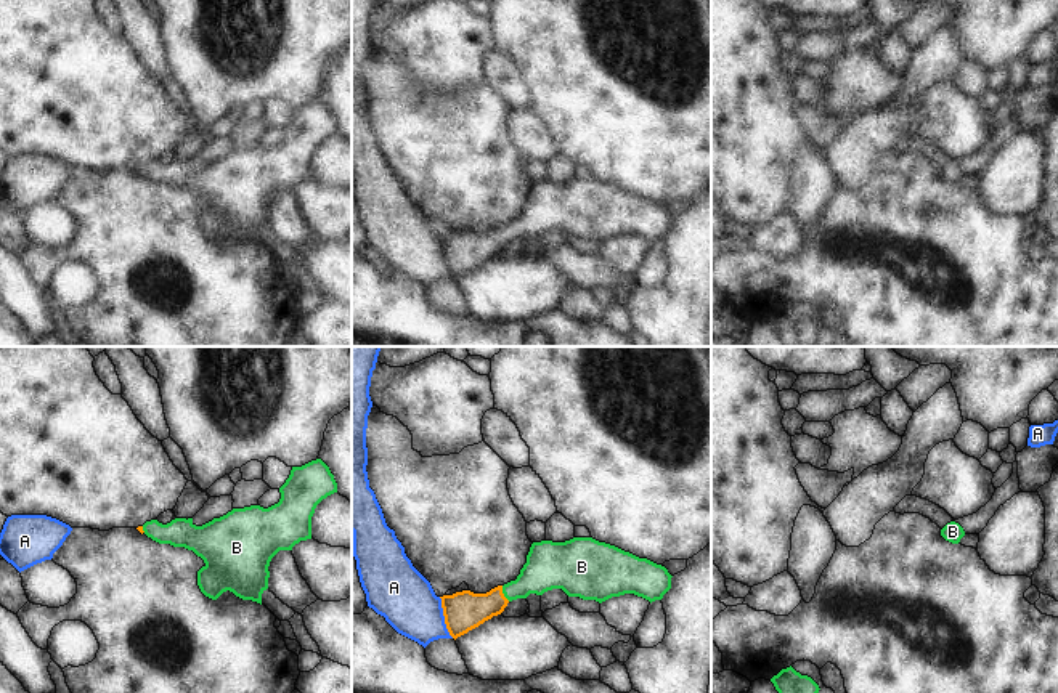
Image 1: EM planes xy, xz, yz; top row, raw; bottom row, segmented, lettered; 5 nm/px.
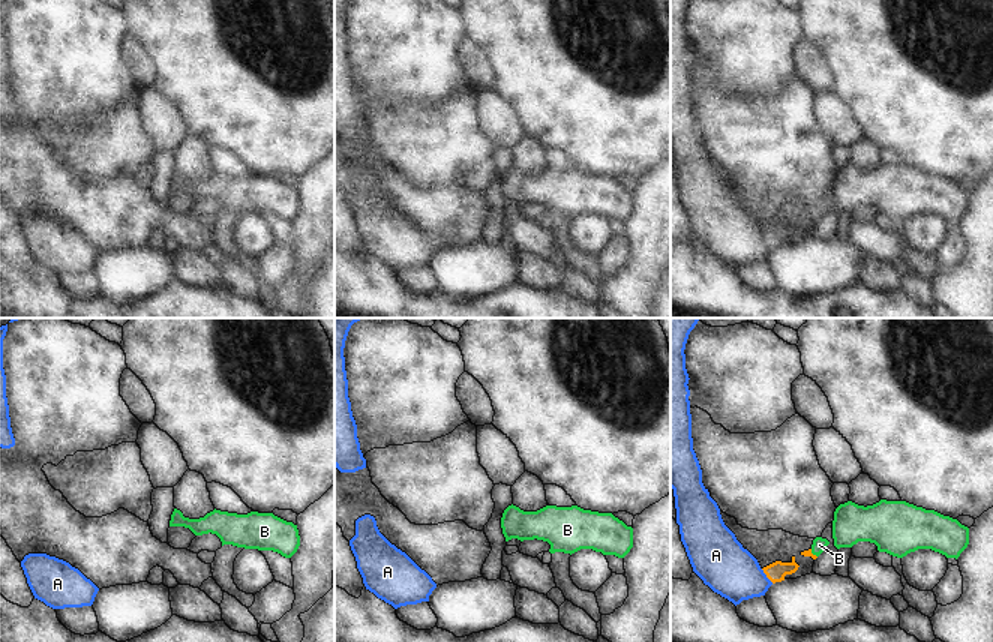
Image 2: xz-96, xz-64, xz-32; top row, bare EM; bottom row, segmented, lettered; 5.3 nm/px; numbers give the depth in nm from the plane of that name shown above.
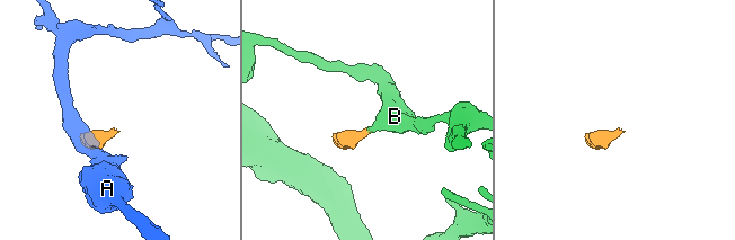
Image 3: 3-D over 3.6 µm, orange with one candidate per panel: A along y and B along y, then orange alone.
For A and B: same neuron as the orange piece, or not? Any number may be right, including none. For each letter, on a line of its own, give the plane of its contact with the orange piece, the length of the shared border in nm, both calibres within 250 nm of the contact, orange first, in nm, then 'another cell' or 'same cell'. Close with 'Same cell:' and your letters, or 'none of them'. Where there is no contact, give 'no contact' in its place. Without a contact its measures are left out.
A: xz | 220 nm | 200/280 nm | another cell
B: xz | 90 nm | 200/200 nm | same cell
Same cell: B

